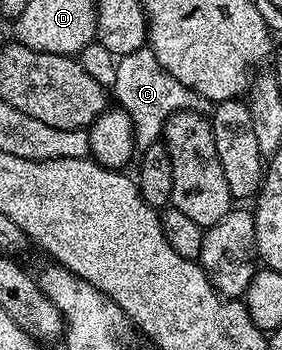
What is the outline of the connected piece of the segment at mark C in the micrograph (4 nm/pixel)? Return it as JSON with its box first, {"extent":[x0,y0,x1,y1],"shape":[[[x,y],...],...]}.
{"extent":[112,45,200,151],"shape":[[[145,45],[136,52],[127,53],[117,60],[115,66],[112,95],[115,102],[131,117],[137,150],[142,151],[161,140],[164,123],[172,112],[199,108],[200,98],[197,94],[165,71],[156,60],[156,53],[149,46]]]}

